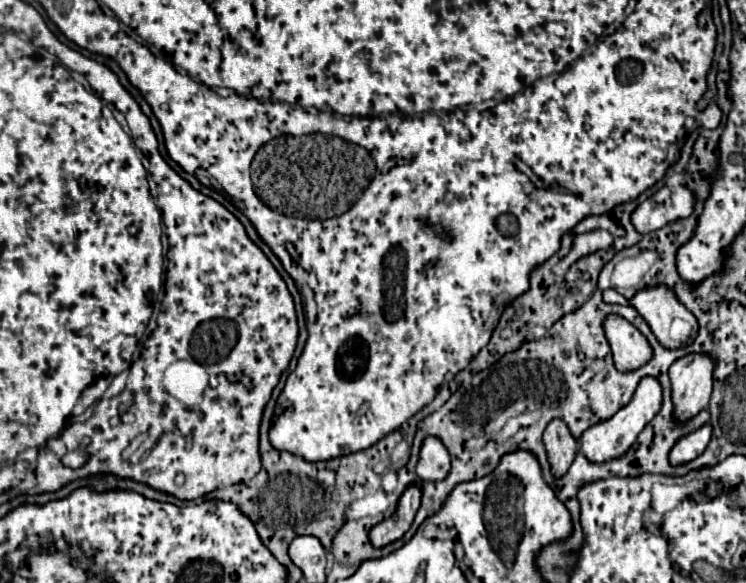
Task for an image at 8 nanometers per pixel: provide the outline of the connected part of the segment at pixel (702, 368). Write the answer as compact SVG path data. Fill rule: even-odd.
M686 355L670 367L672 381L672 419L688 423L708 407L712 393L714 363L708 355Z

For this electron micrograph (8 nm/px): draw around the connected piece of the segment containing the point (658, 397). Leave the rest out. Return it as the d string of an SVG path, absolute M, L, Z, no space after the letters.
M644 377L636 389L636 395L632 399L632 403L628 403L624 409L620 409L612 419L598 423L596 427L590 427L582 439L580 439L580 453L590 461L590 463L604 463L610 459L618 459L624 457L626 451L634 445L638 433L646 427L646 423L656 415L656 411L660 411L660 403L662 403L662 387L660 383L656 383L656 379L652 377Z

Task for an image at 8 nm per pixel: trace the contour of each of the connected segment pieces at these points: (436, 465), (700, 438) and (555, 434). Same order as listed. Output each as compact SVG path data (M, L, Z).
M426 439L424 447L420 449L416 473L422 481L442 481L450 473L450 463L450 453L440 439Z
M710 423L704 425L704 427L700 427L698 431L694 431L694 433L682 437L682 439L676 443L676 447L670 451L670 463L672 463L672 465L684 465L684 463L694 461L698 455L704 453L704 449L706 449L710 437L712 437L712 427L710 427Z
M560 419L548 423L542 441L550 461L550 471L556 479L560 479L562 475L566 475L568 467L576 457L578 441L572 439L572 433L568 431L568 427L564 427L564 423L560 423Z

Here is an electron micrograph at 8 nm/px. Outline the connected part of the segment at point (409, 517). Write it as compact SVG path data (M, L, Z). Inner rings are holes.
M412 485L400 497L396 513L390 519L384 519L382 523L378 523L370 531L370 543L380 549L380 547L386 547L390 543L402 539L404 533L410 529L418 507L420 507L420 489L416 485Z

